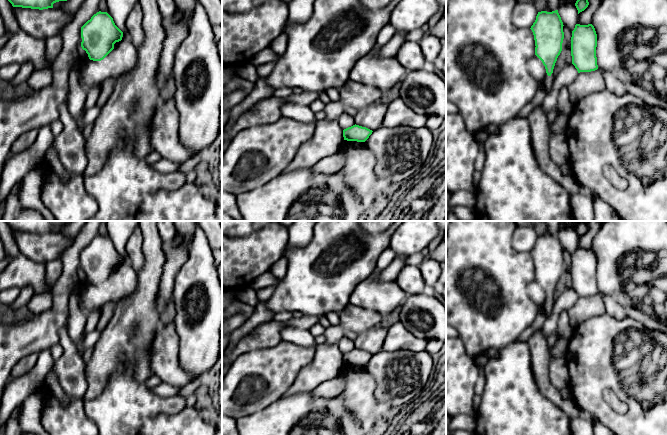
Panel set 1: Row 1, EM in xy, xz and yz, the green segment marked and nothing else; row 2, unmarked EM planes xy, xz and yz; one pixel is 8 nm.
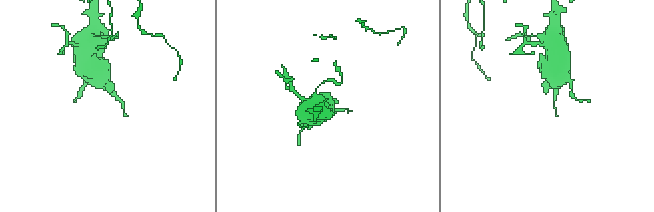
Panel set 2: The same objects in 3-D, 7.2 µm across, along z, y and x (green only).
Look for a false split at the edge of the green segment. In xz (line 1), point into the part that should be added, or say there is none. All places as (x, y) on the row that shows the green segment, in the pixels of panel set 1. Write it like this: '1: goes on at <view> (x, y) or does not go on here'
1: does not go on here

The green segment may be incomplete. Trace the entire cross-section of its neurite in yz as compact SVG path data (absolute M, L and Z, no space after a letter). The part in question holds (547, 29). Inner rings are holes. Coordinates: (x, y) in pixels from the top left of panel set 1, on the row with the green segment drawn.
M558 10L538 12L531 26L535 40L535 55L542 61L546 69L544 86L546 94L551 90L555 78L553 69L562 51L564 39L563 22Z

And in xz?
M353 125L343 130L344 140L365 142L372 134L372 130L359 125Z

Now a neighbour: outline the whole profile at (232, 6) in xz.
M222 0L222 10L229 13L247 13L267 0Z

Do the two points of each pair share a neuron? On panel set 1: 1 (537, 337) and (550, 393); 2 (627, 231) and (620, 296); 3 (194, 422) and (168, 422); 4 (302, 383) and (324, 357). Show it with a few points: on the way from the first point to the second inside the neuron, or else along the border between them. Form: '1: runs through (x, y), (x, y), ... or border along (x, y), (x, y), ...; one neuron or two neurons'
1: runs through (539, 351), (542, 379); one neuron
2: runs through (611, 247), (611, 280); one neuron
3: runs through (188, 422), (174, 422); one neuron
4: runs through (308, 377), (322, 363); one neuron

